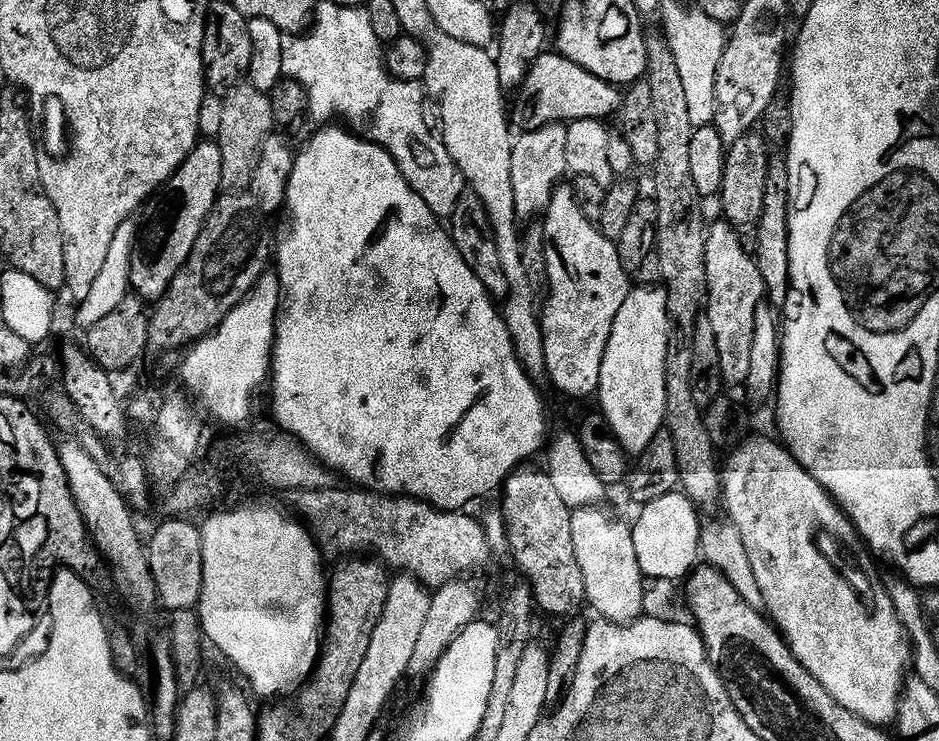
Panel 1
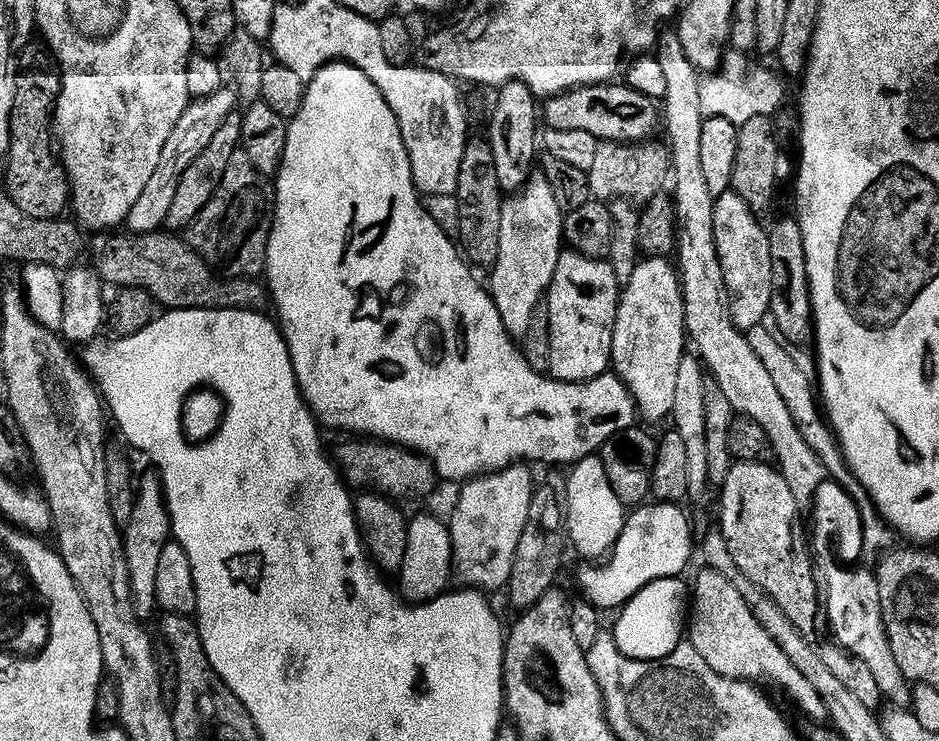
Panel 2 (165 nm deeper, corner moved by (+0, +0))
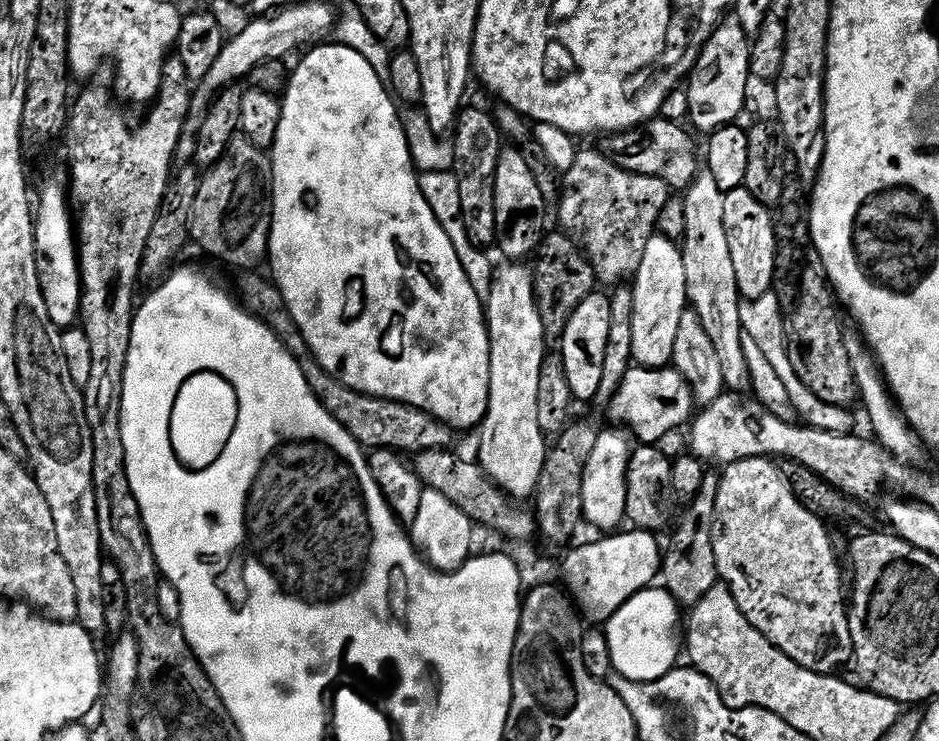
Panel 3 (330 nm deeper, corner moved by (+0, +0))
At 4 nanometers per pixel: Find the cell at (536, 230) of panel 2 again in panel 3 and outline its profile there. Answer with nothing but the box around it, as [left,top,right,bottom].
[478,262,550,502]

